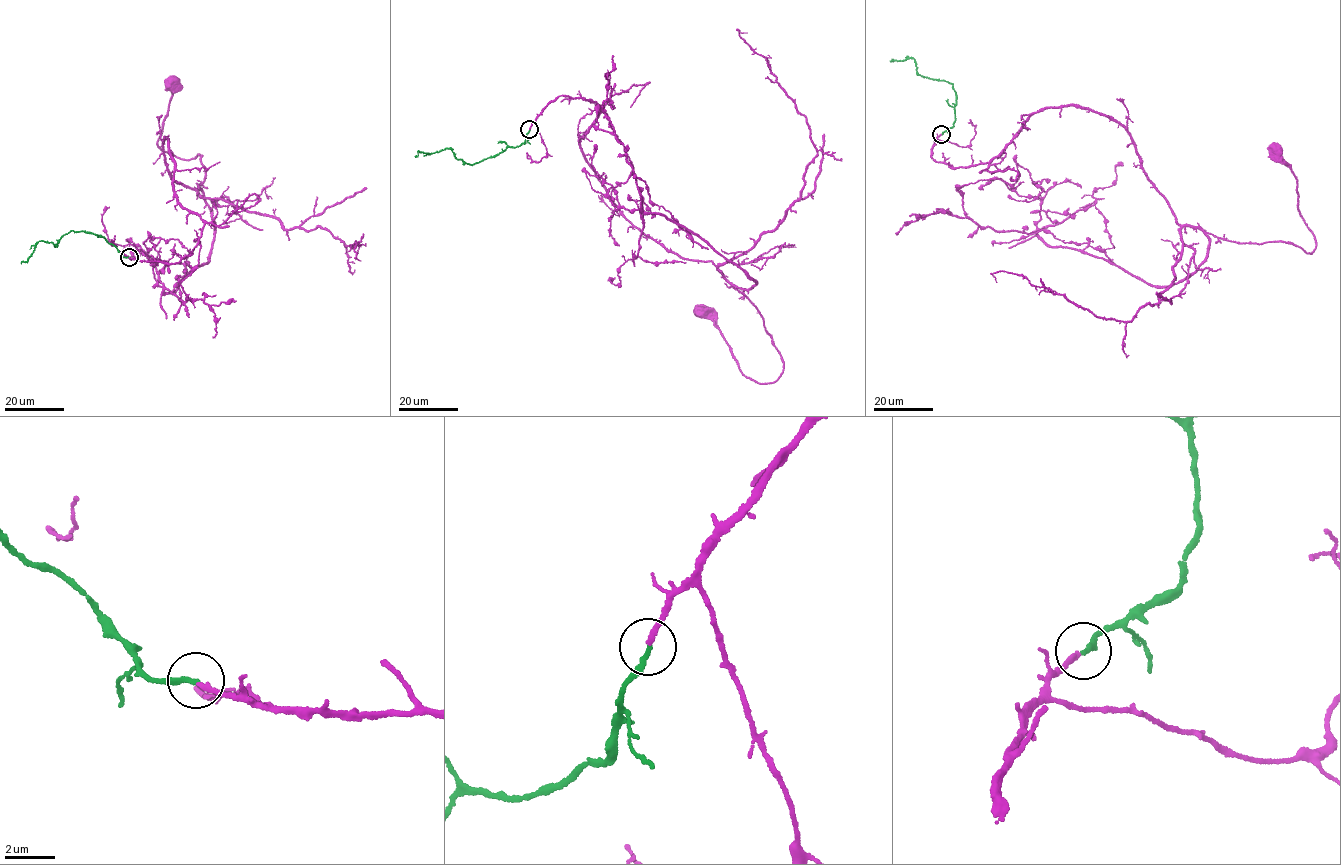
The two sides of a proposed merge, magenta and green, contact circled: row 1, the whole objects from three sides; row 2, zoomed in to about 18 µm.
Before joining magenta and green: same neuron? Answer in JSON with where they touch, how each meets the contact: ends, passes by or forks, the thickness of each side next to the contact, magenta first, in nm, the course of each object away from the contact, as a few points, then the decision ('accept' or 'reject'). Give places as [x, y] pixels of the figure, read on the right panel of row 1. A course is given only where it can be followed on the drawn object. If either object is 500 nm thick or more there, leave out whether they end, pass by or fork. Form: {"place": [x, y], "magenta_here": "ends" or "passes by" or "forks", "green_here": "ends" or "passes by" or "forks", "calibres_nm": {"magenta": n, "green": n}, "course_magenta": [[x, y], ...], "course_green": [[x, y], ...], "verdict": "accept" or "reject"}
{"place": [941, 134], "magenta_here": "ends", "green_here": "ends", "calibres_nm": {"magenta": 200, "green": 190}, "course_magenta": [[941, 134], [932, 158], [966, 168], [1036, 113], [1105, 114], [1181, 225], [1312, 253], [1275, 151]], "course_green": [[942, 133], [951, 128], [955, 119], [956, 98], [953, 84], [918, 74], [911, 57], [892, 61]], "verdict": "accept"}

